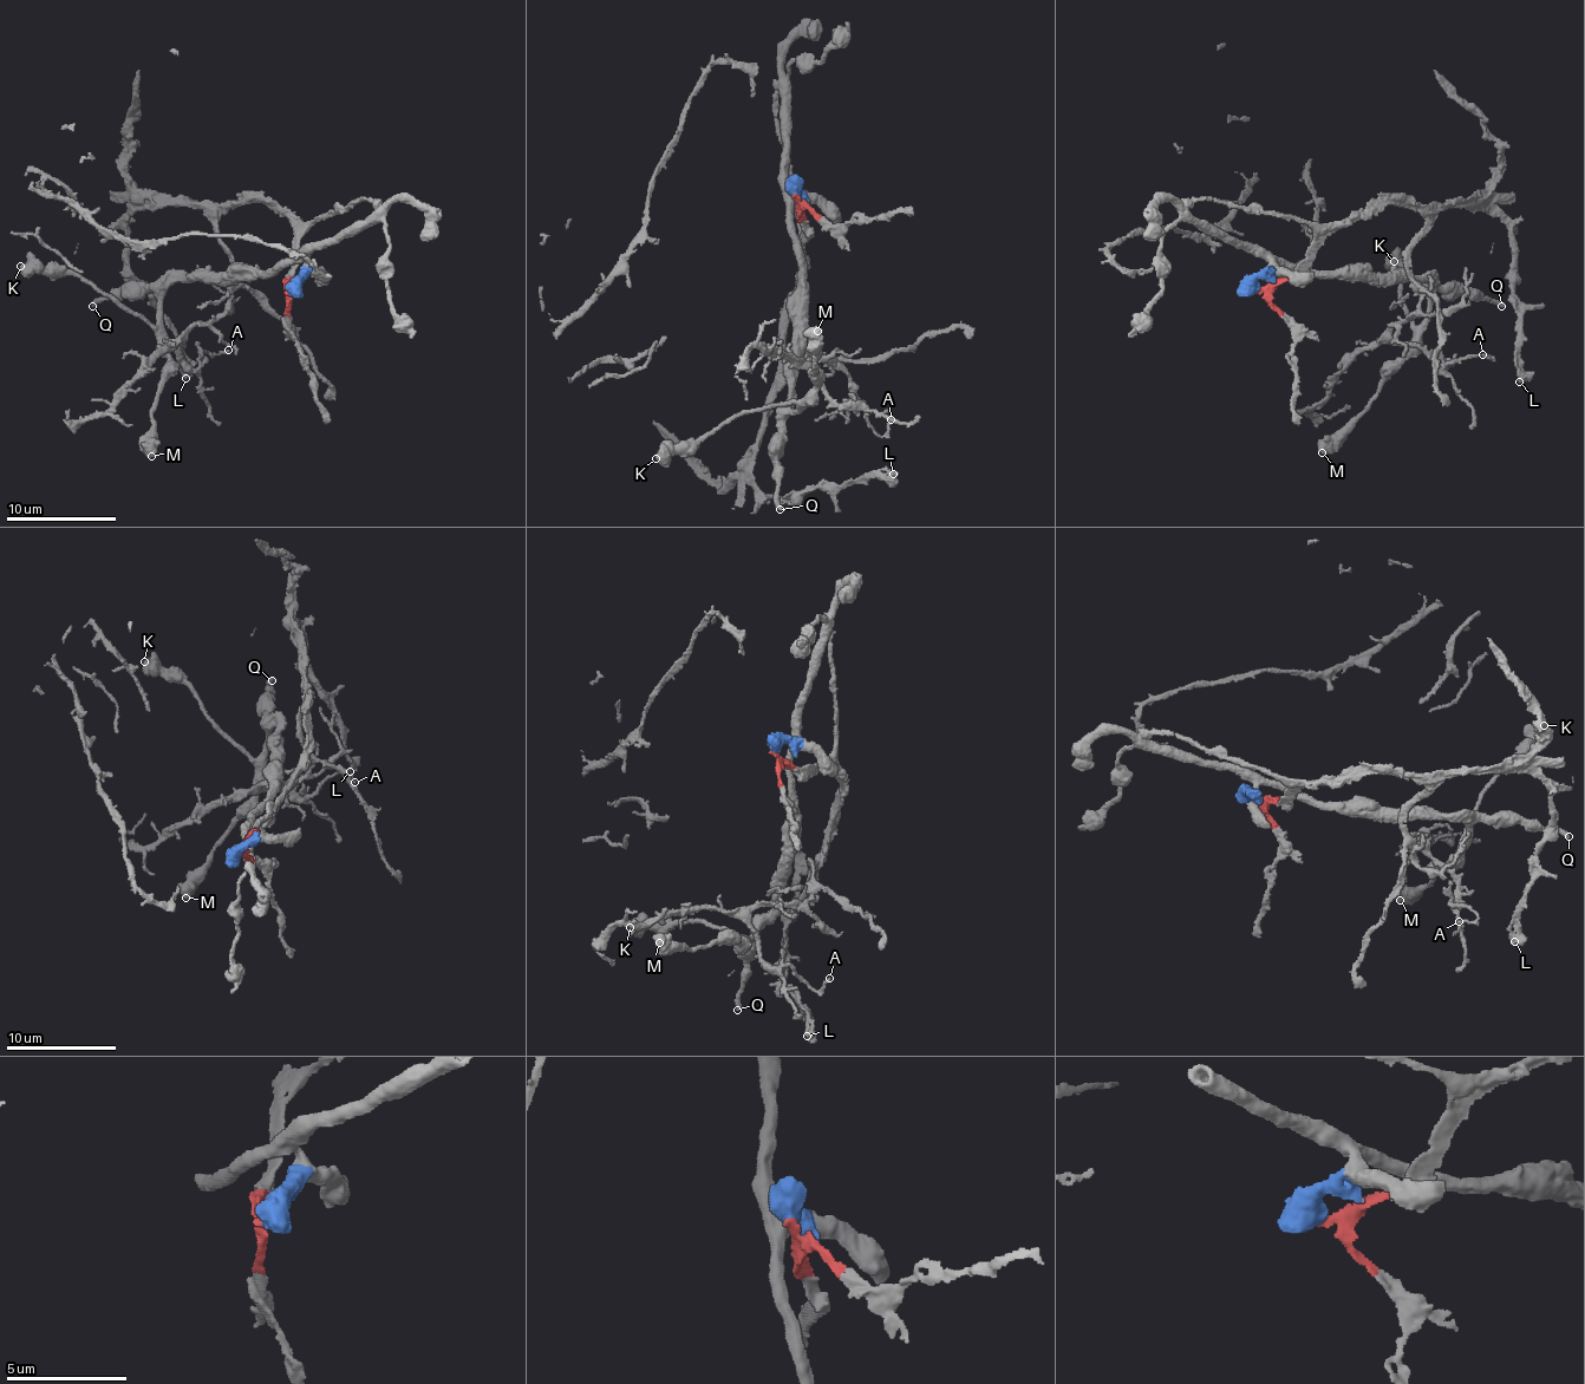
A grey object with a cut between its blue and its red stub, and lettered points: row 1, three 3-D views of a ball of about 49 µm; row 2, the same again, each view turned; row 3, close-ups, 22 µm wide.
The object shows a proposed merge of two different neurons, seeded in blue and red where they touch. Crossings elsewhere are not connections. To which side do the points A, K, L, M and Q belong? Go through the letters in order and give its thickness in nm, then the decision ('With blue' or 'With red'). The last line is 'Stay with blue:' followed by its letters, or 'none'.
A: Thickness 160 nm. With red
K: Thickness 700 nm. With blue
L: Thickness 360 nm. With red
M: Thickness 750 nm. With blue
Q: Thickness 280 nm. With blue
Stay with blue: K, M, Q

